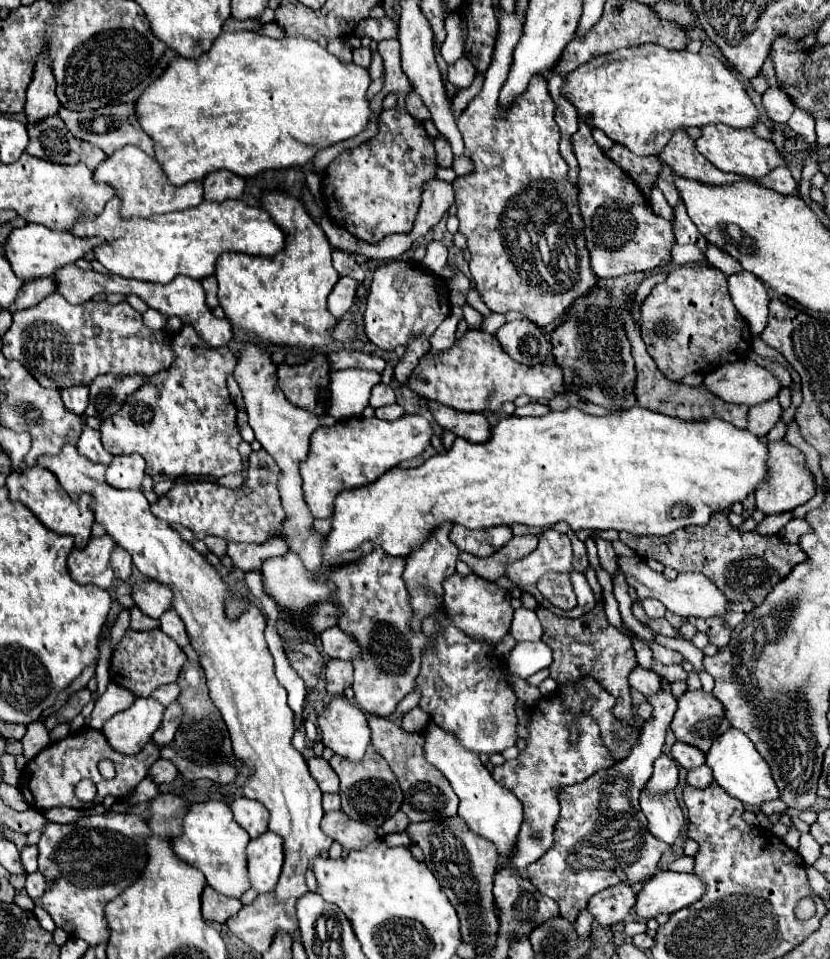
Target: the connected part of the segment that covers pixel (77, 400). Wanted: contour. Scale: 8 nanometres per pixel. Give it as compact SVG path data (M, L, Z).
M73 386L73 388L67 388L67 390L61 390L61 398L63 398L63 404L69 412L81 416L87 408L89 388L87 386Z

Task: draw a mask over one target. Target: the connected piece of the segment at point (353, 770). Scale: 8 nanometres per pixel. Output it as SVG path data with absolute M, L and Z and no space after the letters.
M371 744L367 748L367 754L363 756L363 760L359 760L359 762L351 762L351 760L335 754L329 760L329 764L341 780L341 786L339 786L341 810L349 818L377 828L399 810L401 800L403 800L399 782L397 782L395 774L391 772L391 766L387 764L387 760L379 752L375 752L375 748Z

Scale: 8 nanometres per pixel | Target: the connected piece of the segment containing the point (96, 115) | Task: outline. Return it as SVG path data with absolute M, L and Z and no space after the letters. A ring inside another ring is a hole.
M111 104L111 106L103 106L99 110L89 110L89 112L73 112L67 108L59 108L57 116L63 118L67 130L71 130L71 136L99 146L107 156L111 156L115 150L127 144L133 144L141 148L145 154L153 156L153 140L147 134L143 134L143 128L135 118L133 104Z

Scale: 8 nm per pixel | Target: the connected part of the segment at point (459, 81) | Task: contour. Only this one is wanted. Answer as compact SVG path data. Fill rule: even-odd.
M461 56L447 70L447 80L459 88L469 88L473 84L473 78L475 78L475 66L471 64L471 60L467 56Z

